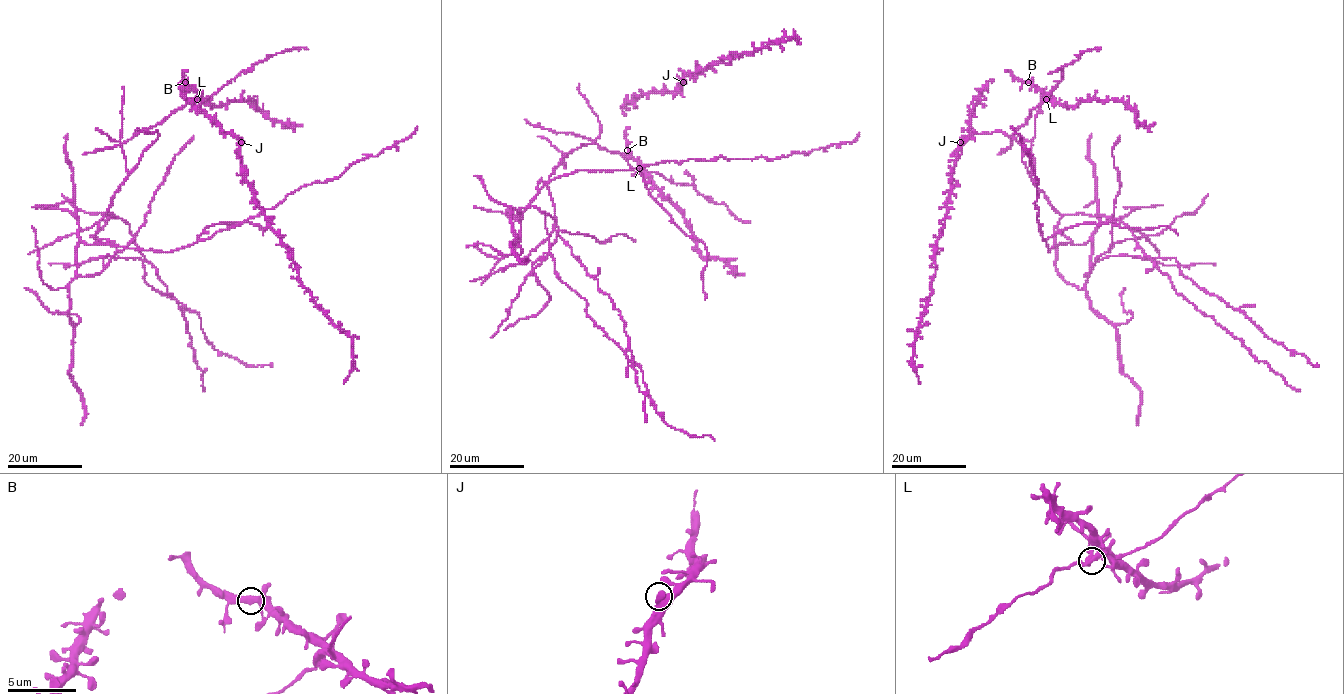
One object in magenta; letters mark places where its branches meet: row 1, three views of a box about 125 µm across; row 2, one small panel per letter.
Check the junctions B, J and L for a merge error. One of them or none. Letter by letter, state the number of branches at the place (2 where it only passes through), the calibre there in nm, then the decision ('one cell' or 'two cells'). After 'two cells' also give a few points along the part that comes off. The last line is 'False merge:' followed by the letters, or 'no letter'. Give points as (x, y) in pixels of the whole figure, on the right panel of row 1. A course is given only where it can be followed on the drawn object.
B: 2 | 460 nm | one cell
J: 2 | 480 nm | one cell
L: 2 | 460 nm | two cells | (1046, 99), (1061, 80), (1063, 68), (1078, 58), (1082, 51), (1098, 48)
False merge: L

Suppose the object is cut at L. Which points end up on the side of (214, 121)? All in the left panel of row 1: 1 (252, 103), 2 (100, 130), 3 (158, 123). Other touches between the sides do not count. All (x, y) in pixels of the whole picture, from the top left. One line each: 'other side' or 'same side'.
1: same side
2: same side
3: other side

